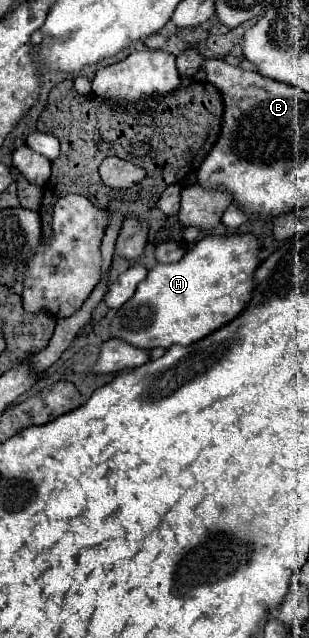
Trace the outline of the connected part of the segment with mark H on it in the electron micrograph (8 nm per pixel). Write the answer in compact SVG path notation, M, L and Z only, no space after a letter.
M228 234L228 236L206 236L192 250L188 250L178 262L156 264L148 276L138 284L136 294L116 312L116 318L110 324L110 334L122 338L138 348L170 348L174 344L188 346L204 336L216 332L234 320L252 300L254 292L254 272L260 266L260 248L262 242L254 234Z

